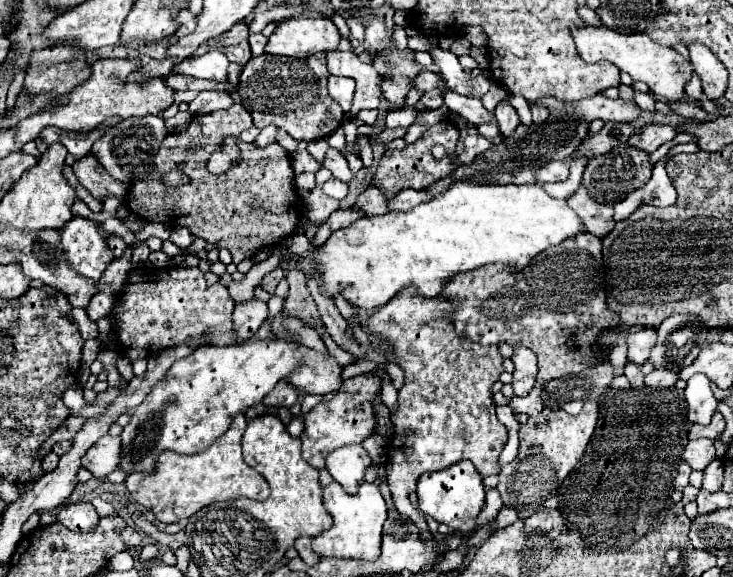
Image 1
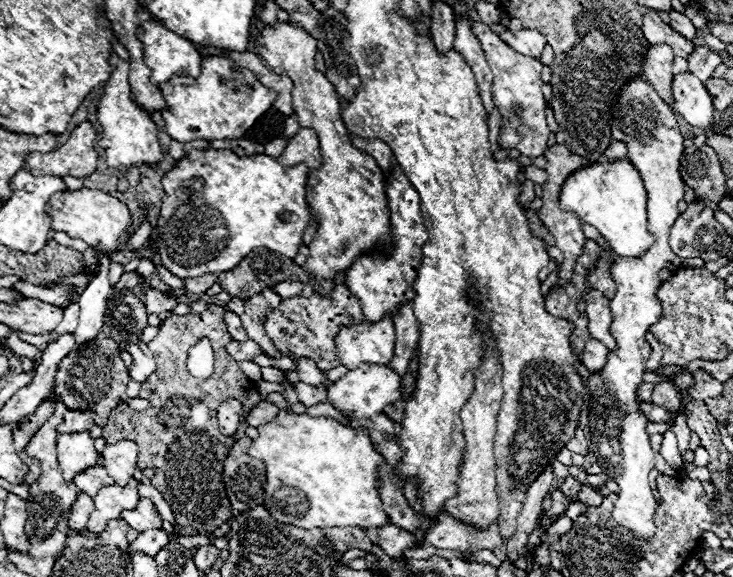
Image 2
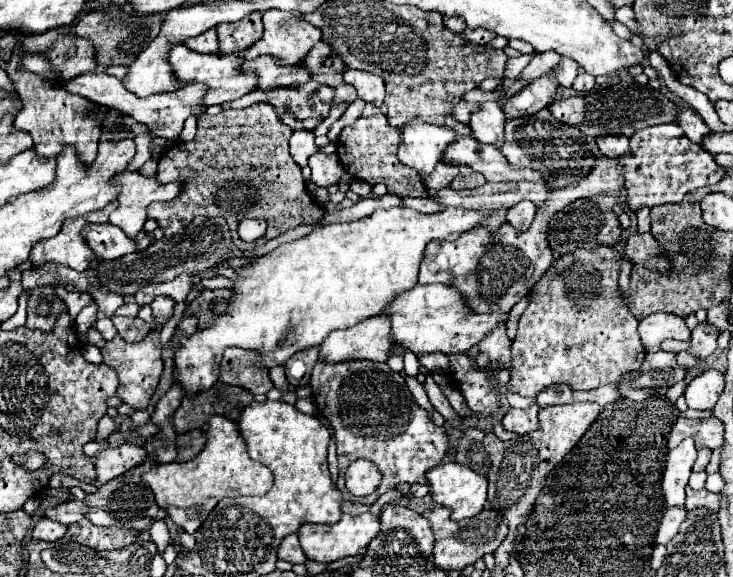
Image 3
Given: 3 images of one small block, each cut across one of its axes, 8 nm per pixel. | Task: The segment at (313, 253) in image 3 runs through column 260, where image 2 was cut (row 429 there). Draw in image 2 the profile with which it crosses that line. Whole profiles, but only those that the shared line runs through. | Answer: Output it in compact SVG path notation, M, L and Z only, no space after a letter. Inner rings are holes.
M280 410L274 420L258 428L258 436L252 440L248 454L260 458L266 466L264 506L280 522L300 528L378 528L390 522L376 492L376 466L382 462L382 456L374 450L368 430L352 430L330 416L312 418L306 414L294 414L292 410Z

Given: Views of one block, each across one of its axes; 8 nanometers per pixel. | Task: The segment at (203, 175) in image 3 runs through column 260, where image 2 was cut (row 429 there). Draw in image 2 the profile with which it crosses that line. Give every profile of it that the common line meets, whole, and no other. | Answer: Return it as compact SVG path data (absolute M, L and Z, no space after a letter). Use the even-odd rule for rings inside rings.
M210 304L202 314L170 316L168 320L164 320L158 336L148 344L156 358L156 370L142 384L140 390L140 398L150 400L150 408L146 410L146 414L140 414L122 404L112 411L106 426L103 427L102 438L108 444L120 440L132 440L138 444L138 468L156 470L156 490L172 508L174 518L182 530L180 536L212 536L216 528L220 528L228 518L232 518L232 506L228 502L222 482L222 462L232 444L244 436L248 424L242 420L234 436L224 436L218 430L216 412L218 406L228 398L238 400L244 414L248 414L248 410L252 410L252 406L262 400L256 384L238 368L238 362L224 350L224 346L232 340L224 324L224 314L226 310L222 306ZM204 336L210 338L214 346L216 370L210 378L194 378L186 366L188 350Z

